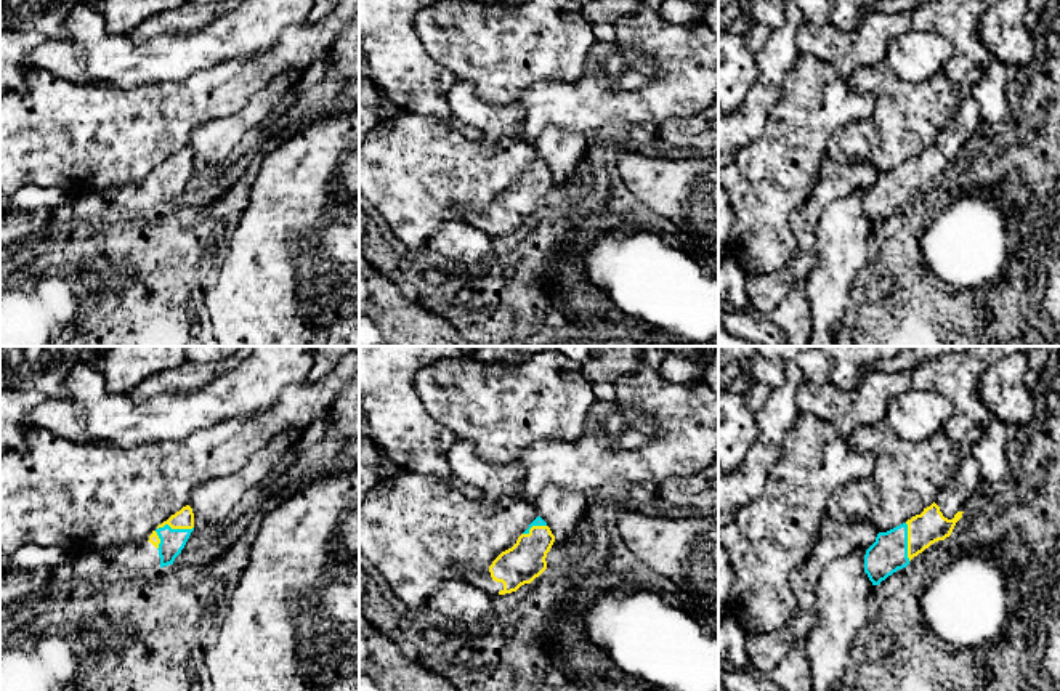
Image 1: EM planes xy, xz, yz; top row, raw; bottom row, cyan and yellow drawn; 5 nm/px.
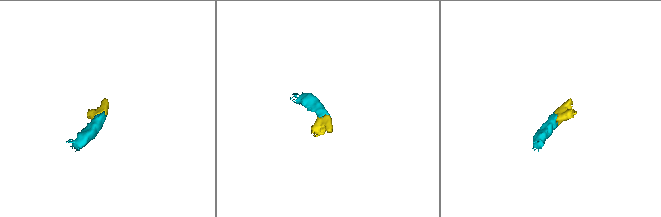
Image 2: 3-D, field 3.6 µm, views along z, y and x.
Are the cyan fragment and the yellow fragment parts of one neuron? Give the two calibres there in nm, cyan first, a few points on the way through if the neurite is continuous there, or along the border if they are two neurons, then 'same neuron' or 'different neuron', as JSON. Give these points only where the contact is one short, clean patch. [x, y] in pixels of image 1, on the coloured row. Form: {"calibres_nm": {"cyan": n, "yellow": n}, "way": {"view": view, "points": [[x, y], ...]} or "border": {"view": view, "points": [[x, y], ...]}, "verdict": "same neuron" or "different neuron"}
{"calibres_nm": {"cyan": 130, "yellow": 100}, "way": {"view": "xy", "points": [[172, 541], [165, 525], [178, 525], [185, 518]]}, "verdict": "same neuron"}

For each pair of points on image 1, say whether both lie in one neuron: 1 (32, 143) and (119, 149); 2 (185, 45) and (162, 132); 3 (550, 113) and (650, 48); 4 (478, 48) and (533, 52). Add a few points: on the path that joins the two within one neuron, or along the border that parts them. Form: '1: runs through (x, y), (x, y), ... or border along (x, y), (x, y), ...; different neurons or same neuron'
1: runs through (53, 143), (64, 143), (69, 148), (98, 148); same neuron
2: border along (209, 64), (175, 80), (138, 85); different neurons
3: runs through (574, 106), (589, 106), (626, 72); same neuron
4: runs through (491, 48), (520, 48); same neuron

